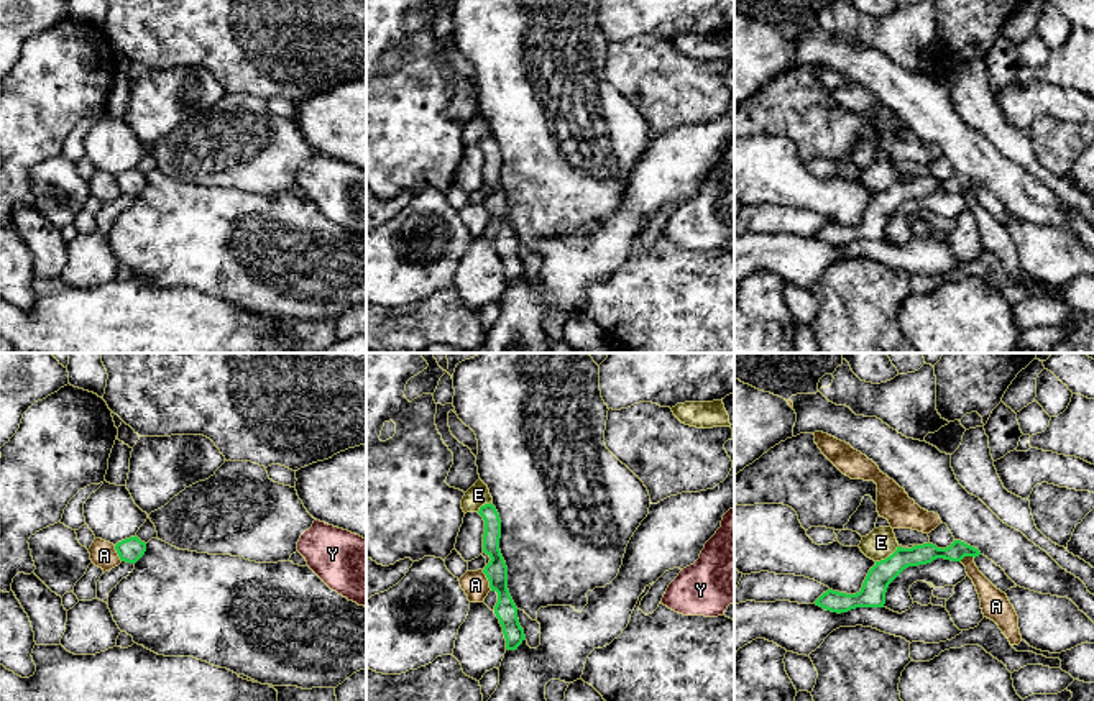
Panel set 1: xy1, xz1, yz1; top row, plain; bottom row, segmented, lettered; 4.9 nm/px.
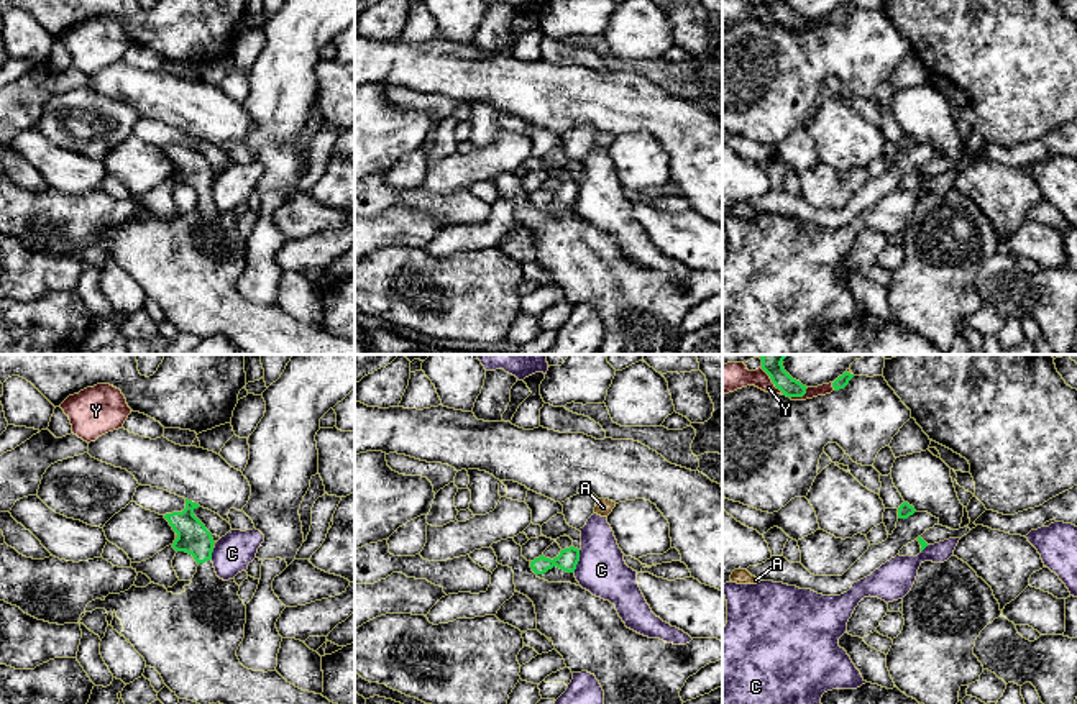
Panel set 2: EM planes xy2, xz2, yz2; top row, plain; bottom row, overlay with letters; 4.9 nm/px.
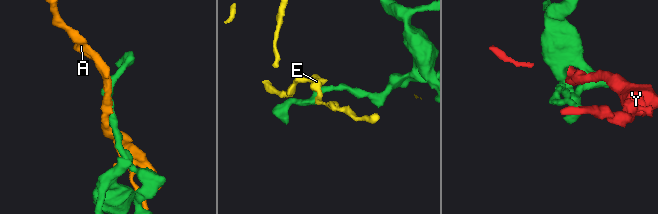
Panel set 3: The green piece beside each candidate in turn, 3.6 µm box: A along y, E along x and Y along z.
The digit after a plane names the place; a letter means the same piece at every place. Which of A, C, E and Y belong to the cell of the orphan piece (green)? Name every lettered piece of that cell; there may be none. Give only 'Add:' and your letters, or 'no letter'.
Add: no letter

